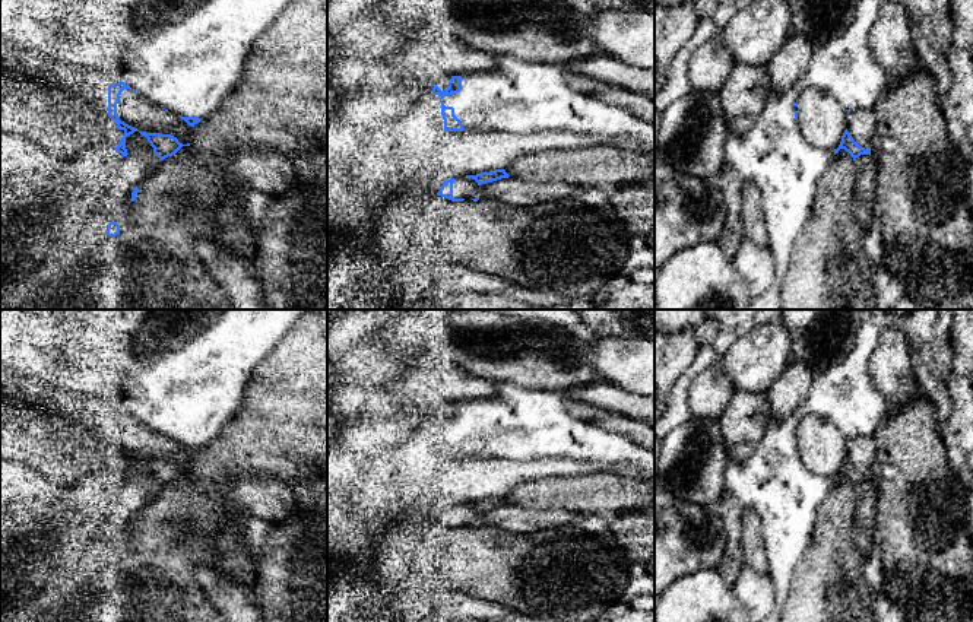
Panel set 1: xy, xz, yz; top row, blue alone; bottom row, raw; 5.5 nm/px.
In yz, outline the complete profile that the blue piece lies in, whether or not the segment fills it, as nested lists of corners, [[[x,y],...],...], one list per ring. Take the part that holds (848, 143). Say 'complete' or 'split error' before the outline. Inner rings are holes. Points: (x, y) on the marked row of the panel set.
complete; [[[847,128],[844,130],[843,136],[842,136],[842,142],[839,145],[837,149],[834,149],[834,155],[840,150],[840,149],[844,149],[846,152],[850,153],[850,156],[853,158],[855,164],[856,164],[856,159],[861,156],[861,155],[871,155],[871,147],[862,147],[859,146],[853,137],[850,136],[850,133],[847,131]]]

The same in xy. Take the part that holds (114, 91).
complete; [[[118,82],[115,85],[108,86],[108,110],[107,111],[108,111],[108,117],[117,124],[118,130],[124,131],[123,137],[120,139],[120,145],[114,147],[114,150],[121,153],[123,156],[127,156],[129,153],[126,149],[126,137],[139,130],[121,121],[120,117],[117,115],[117,104],[124,89],[130,89],[136,92],[134,89],[129,88],[124,82]]]

